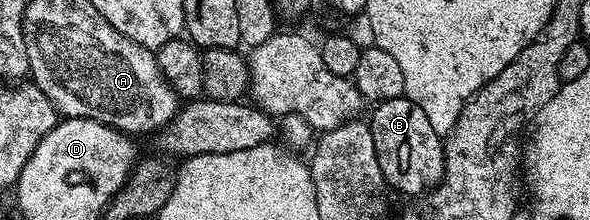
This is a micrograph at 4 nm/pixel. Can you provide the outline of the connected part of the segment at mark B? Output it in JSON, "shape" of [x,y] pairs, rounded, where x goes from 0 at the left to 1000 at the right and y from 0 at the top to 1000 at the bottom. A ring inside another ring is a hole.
{"shape":[[[690,436],[641,464],[625,527],[632,668],[639,686],[639,741],[649,782],[649,818],[664,864],[703,895],[722,882],[742,841],[751,805],[751,645],[722,532]]]}

